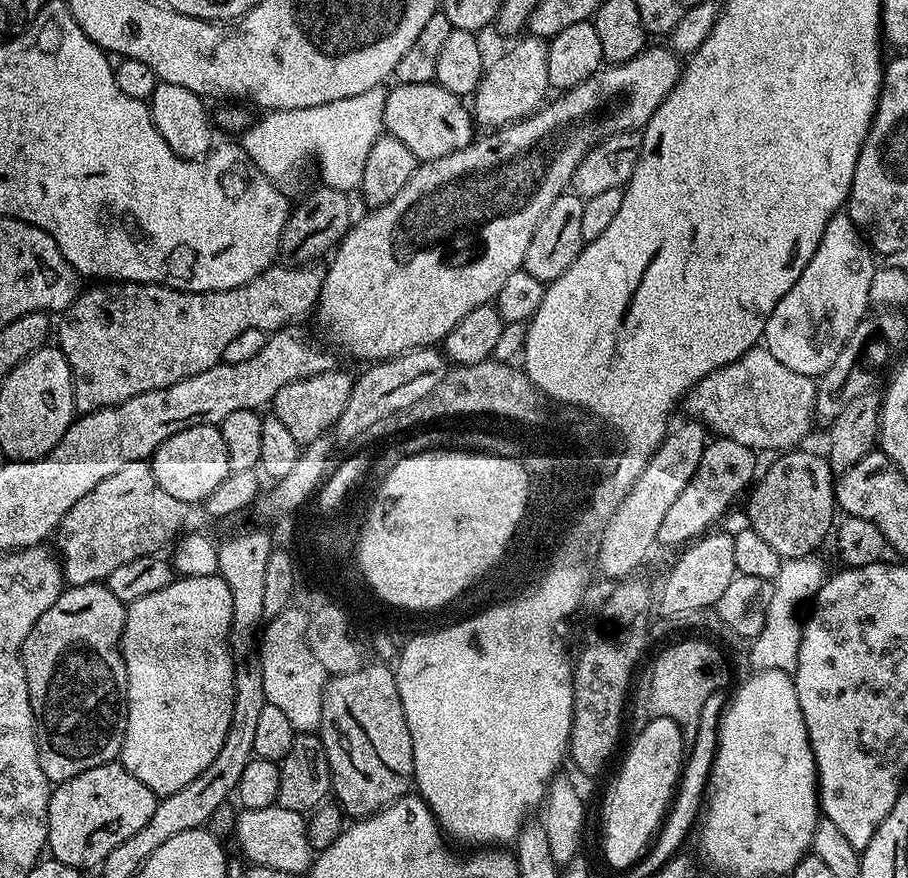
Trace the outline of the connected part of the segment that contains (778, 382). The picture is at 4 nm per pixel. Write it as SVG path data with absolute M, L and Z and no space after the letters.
M753 346L742 358L730 362L725 368L706 374L688 392L682 401L682 408L693 420L700 421L705 428L711 430L717 437L742 442L742 446L759 450L761 453L779 453L781 450L792 450L796 444L814 425L816 415L816 385L811 376L794 374L787 366L782 366L774 354L770 354L763 346Z

